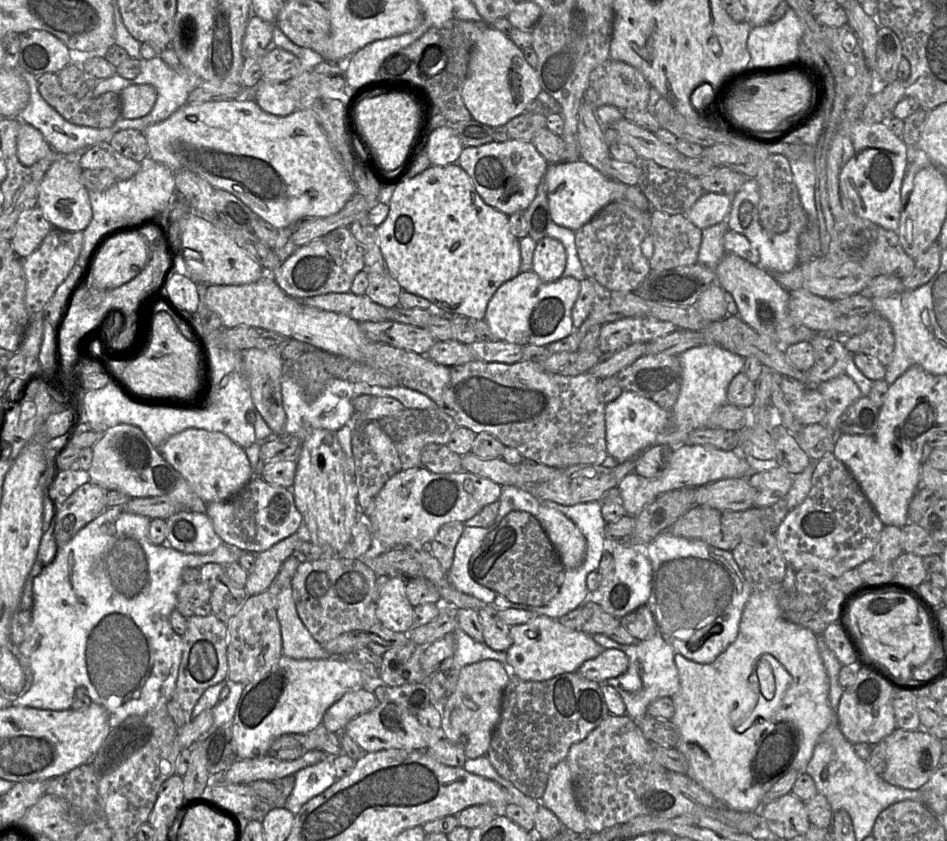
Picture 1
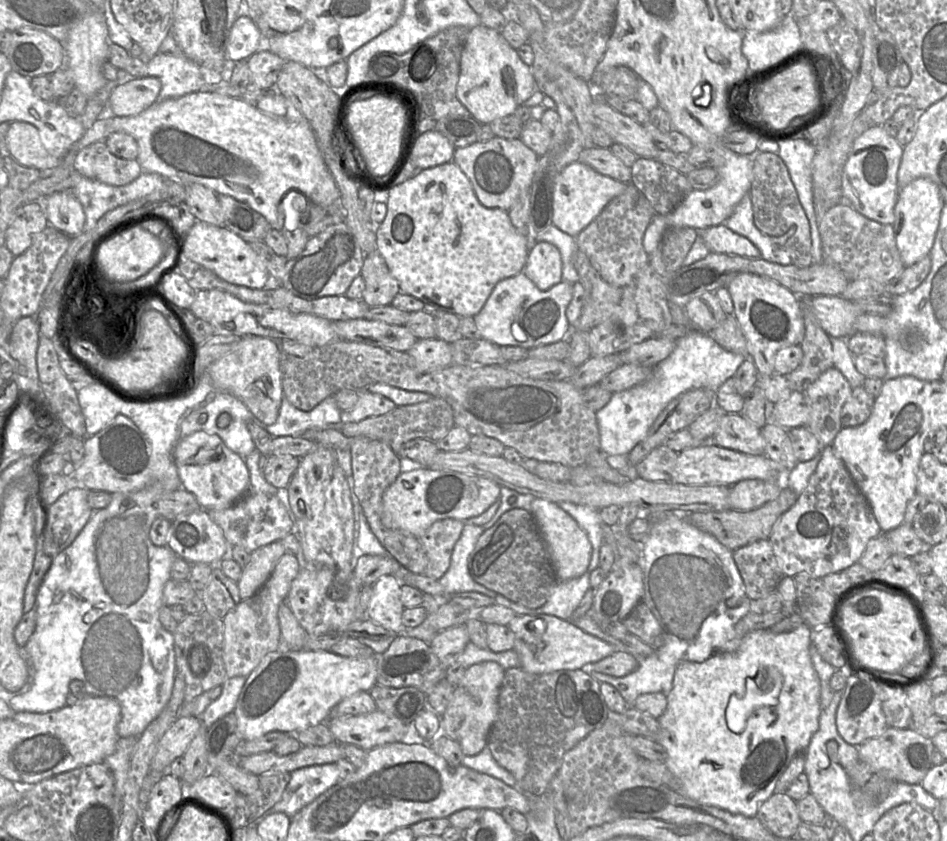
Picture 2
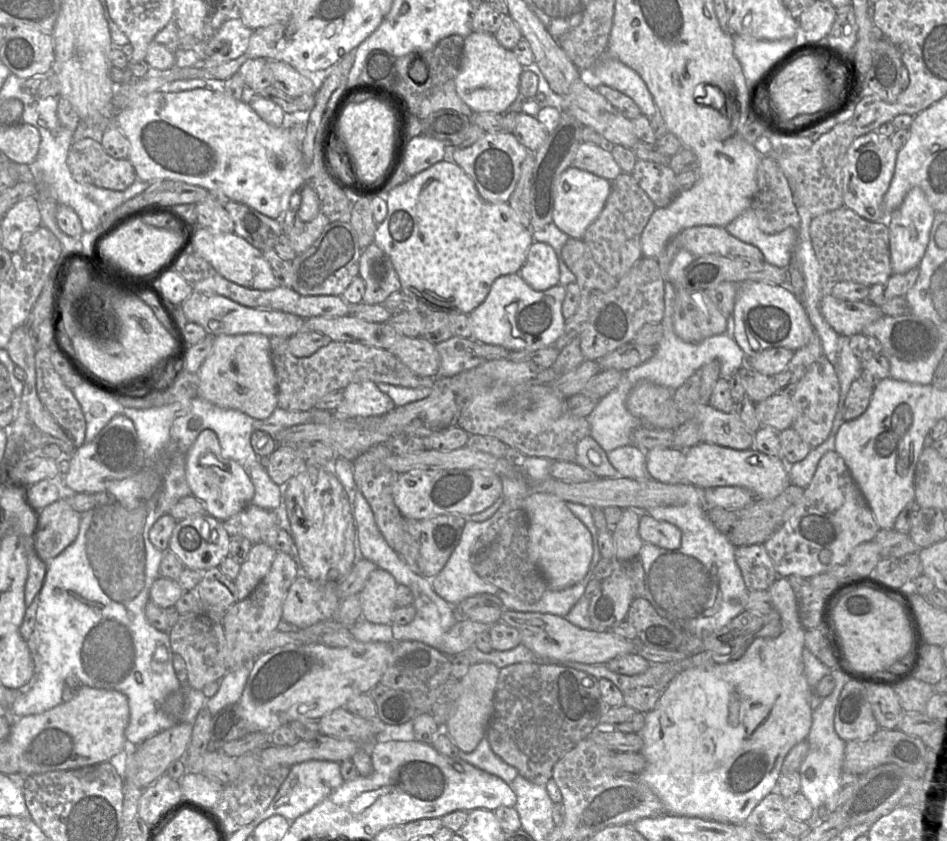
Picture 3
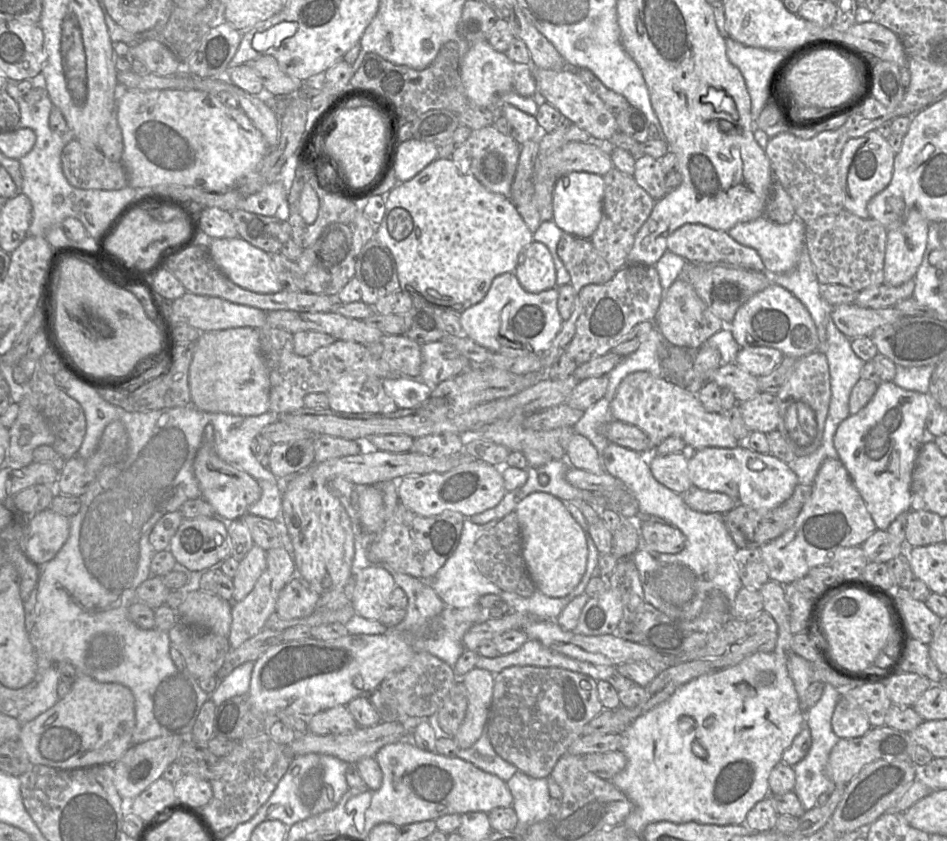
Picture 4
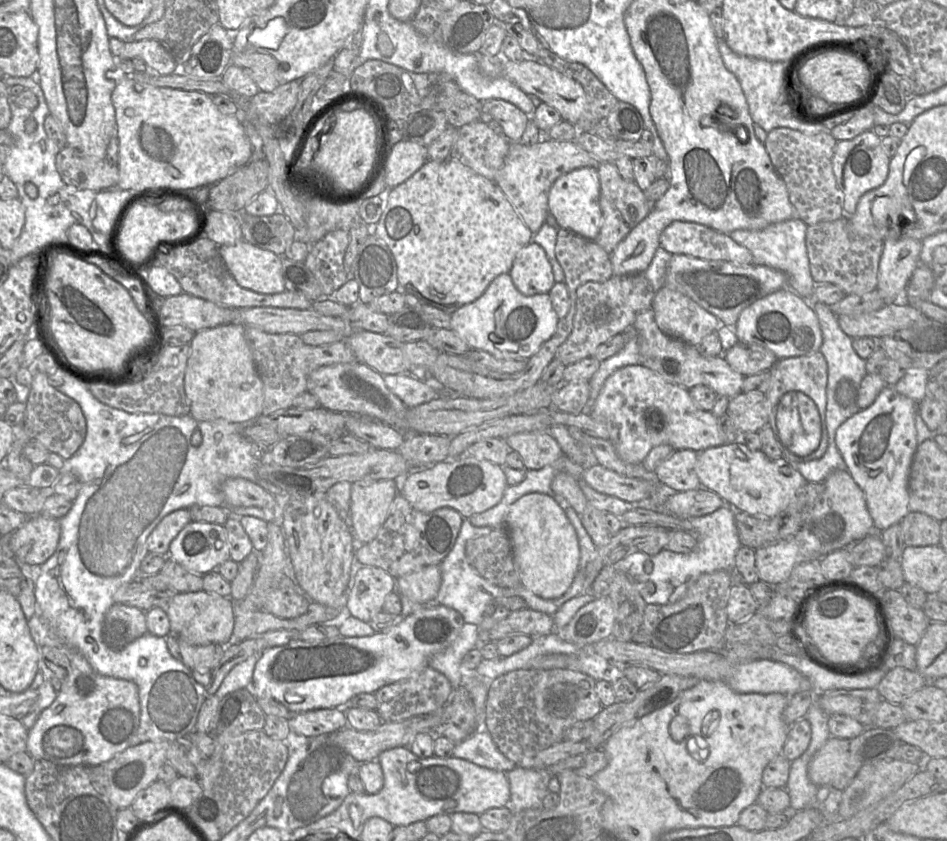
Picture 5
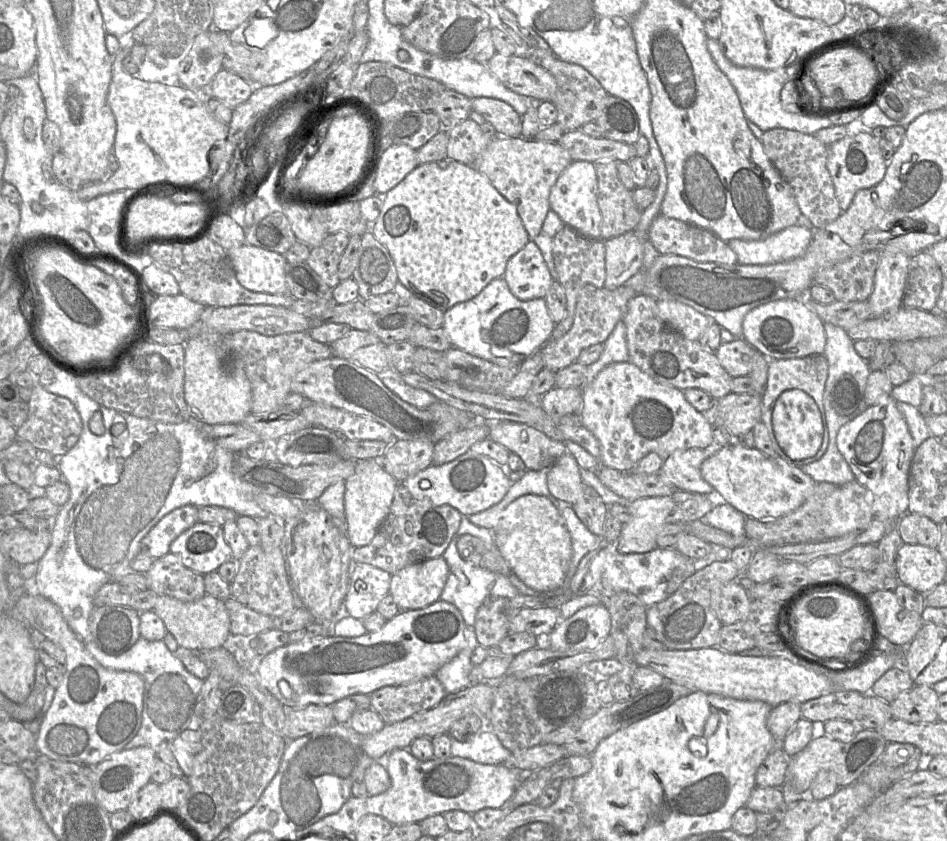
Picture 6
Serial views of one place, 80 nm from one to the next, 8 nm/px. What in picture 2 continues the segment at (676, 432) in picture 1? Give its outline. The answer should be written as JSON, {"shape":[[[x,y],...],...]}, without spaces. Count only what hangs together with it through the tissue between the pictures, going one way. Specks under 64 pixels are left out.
{"shape":[[[689,332],[675,339],[675,347],[670,355],[655,365],[650,377],[642,384],[613,393],[610,401],[596,412],[600,434],[600,449],[606,455],[628,455],[647,436],[652,424],[667,404],[680,394],[698,388],[716,392],[717,389],[738,370],[747,358],[738,353],[726,350],[715,340],[702,332]]]}

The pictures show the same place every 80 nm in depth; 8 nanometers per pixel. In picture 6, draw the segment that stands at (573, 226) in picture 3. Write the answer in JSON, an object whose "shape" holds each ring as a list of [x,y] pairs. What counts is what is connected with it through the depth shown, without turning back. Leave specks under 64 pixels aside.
{"shape":[[[572,161],[561,173],[549,196],[550,209],[558,214],[563,223],[586,238],[601,239],[602,215],[598,207],[598,180],[594,163],[588,161]]]}

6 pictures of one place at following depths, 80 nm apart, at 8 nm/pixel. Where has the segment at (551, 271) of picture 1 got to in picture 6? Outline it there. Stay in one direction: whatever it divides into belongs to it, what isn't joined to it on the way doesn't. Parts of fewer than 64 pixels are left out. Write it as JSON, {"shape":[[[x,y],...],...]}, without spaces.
{"shape":[[[533,241],[509,259],[503,278],[511,293],[522,301],[545,298],[554,281],[539,247]]]}

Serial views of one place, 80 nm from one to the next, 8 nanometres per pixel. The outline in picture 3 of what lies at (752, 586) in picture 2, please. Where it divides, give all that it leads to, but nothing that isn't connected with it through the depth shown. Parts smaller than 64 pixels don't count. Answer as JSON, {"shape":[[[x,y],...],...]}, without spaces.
{"shape":[[[764,544],[736,548],[735,560],[748,591],[766,591],[779,577]]]}

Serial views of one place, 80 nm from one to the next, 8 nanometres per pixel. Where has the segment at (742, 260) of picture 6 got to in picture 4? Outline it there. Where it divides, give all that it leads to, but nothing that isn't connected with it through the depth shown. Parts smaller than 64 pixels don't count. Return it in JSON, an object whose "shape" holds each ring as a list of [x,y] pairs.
{"shape":[[[762,215],[752,221],[736,224],[727,233],[741,245],[753,248],[759,254],[765,272],[773,276],[790,272],[796,266],[804,248],[805,226],[796,217],[787,224],[778,224]]]}

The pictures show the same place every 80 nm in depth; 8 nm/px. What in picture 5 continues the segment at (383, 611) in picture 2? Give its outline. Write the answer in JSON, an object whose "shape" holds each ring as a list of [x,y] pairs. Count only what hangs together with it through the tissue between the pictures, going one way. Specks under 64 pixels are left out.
{"shape":[[[362,566],[356,573],[353,587],[350,590],[346,588],[347,596],[347,610],[350,615],[361,621],[369,623],[378,613],[383,611],[383,604],[385,598],[391,592],[396,591],[396,579],[392,577],[389,573],[379,567],[375,566]]]}

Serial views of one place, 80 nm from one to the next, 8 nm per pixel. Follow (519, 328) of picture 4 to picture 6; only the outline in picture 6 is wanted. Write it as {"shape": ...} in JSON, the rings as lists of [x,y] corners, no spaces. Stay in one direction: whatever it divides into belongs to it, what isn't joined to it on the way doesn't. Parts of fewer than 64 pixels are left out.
{"shape":[[[500,277],[474,298],[445,311],[442,328],[453,347],[507,367],[520,364],[543,346],[550,339],[555,325],[544,298],[519,300]]]}

